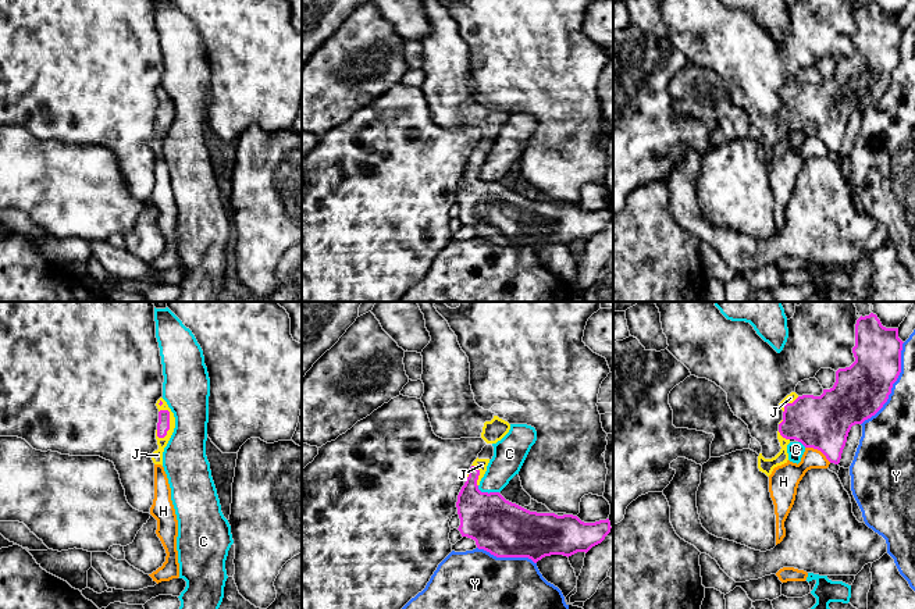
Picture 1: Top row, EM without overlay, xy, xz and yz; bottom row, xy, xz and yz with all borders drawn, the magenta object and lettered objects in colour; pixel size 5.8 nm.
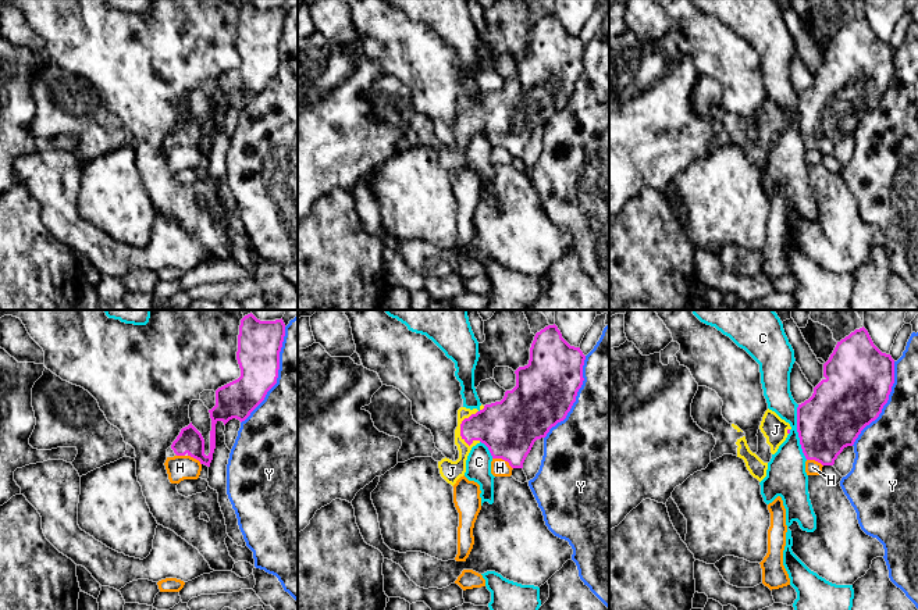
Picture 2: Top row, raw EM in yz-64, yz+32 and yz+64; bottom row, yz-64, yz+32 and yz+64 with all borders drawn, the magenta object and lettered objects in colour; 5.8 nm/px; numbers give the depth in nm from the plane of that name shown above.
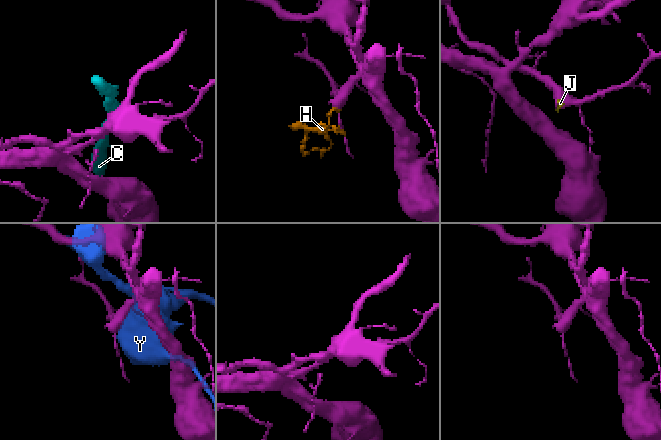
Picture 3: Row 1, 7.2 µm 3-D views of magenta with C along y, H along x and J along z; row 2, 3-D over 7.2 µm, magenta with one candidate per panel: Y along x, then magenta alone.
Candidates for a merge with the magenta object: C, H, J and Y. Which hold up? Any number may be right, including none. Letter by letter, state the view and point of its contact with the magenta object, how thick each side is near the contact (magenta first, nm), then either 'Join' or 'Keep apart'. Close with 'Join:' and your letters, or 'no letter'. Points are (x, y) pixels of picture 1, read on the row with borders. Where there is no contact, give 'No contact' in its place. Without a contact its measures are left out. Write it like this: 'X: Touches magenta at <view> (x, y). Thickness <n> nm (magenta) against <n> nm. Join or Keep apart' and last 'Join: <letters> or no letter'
C: Touches magenta at xz (487, 492). Thickness 320 nm (magenta) against 180 nm. Keep apart
H: Touches magenta at yz (818, 449). Thickness 300 nm (magenta) against 160 nm. Keep apart
J: Touches magenta at xy (168, 421). Thickness 80 nm (magenta) against 60 nm. Join
Y: Touches magenta at yz (892, 385). Thickness 300 nm (magenta) against 260 nm. Keep apart
Join: J

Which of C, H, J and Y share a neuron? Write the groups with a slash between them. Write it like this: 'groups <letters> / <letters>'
groups C / H / J / Y

